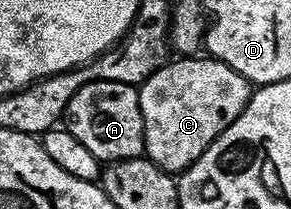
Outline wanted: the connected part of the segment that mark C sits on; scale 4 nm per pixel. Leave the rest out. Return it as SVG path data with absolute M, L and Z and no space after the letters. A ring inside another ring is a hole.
M179 56L176 59L176 62L168 61L138 87L144 153L150 162L168 174L180 174L192 166L205 148L209 148L209 144L213 144L213 140L217 140L217 136L221 136L241 112L245 112L245 104L249 104L253 93L253 84L248 78L216 58Z

